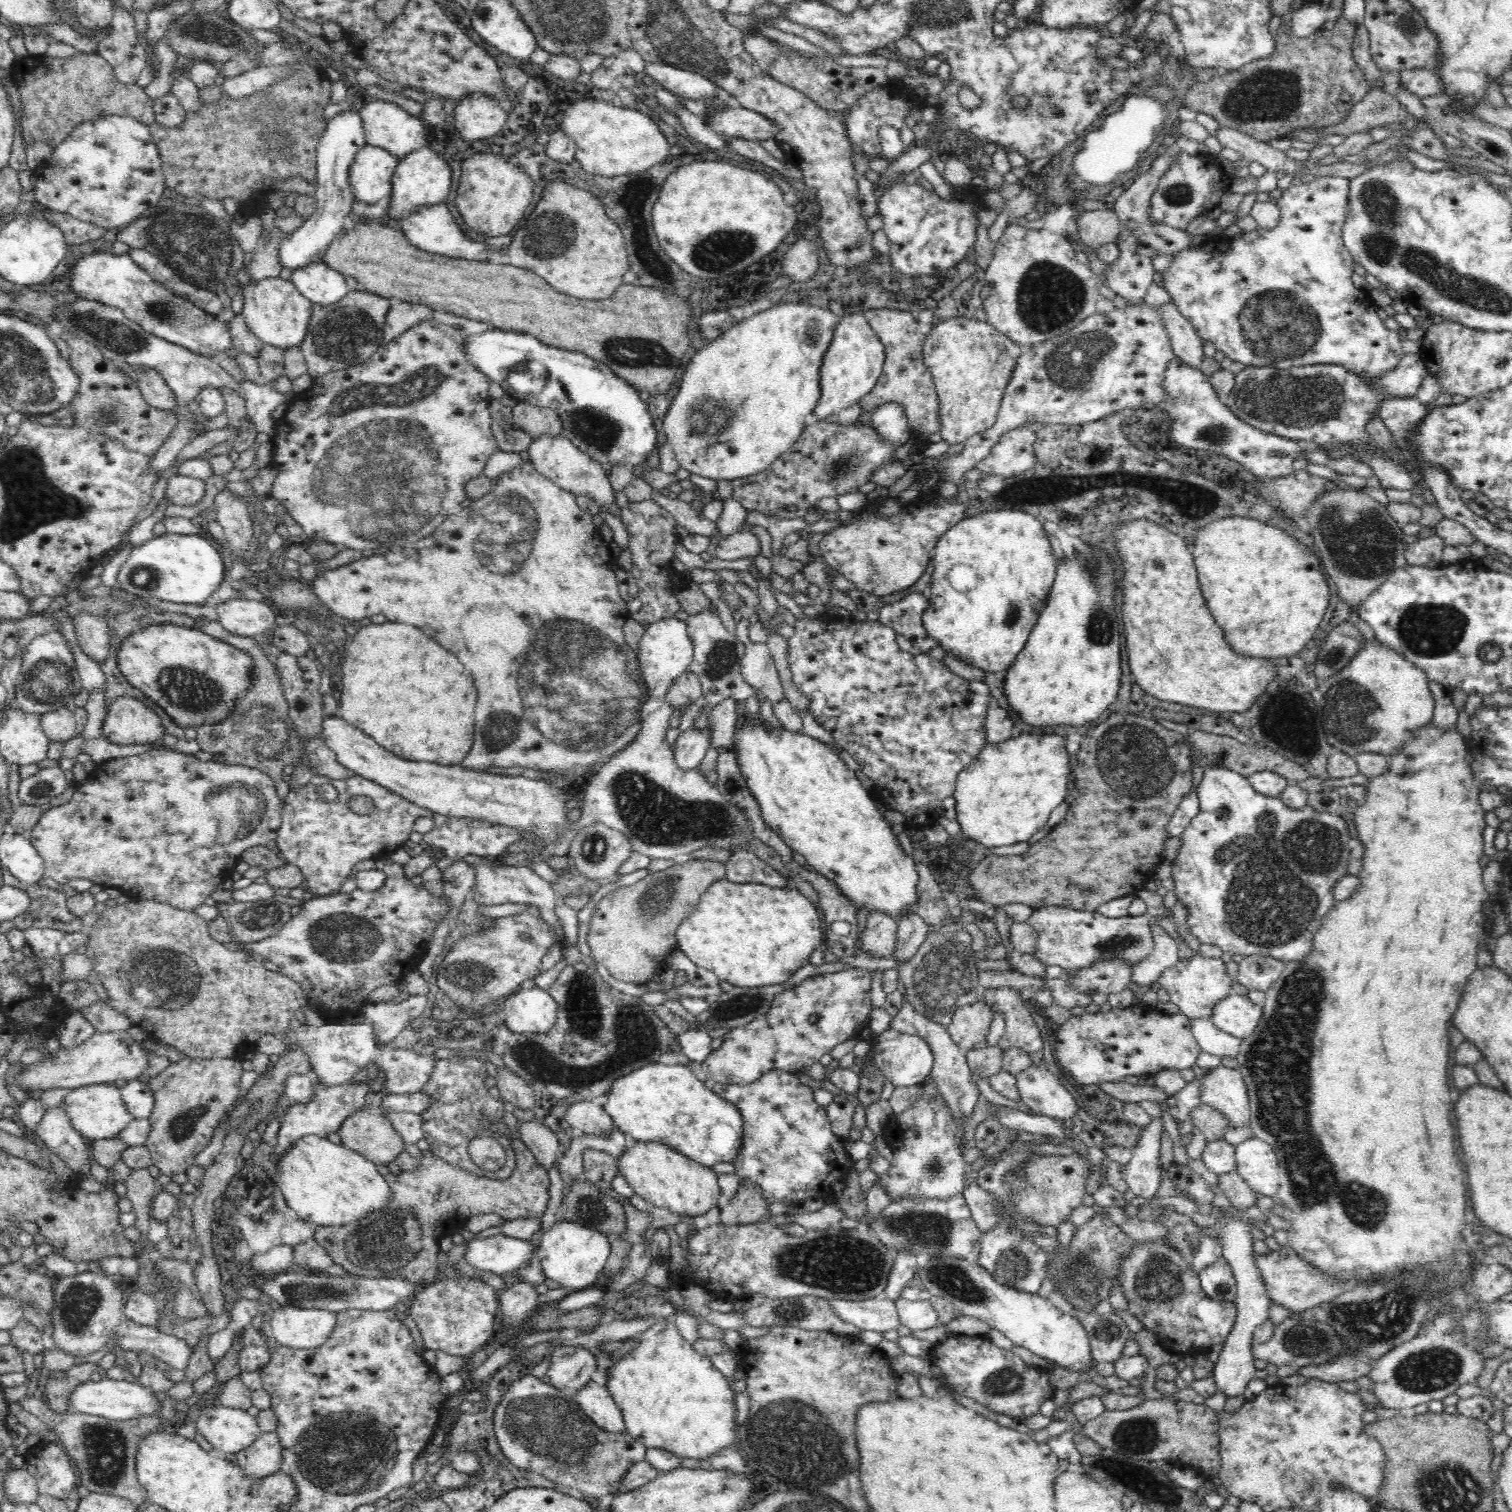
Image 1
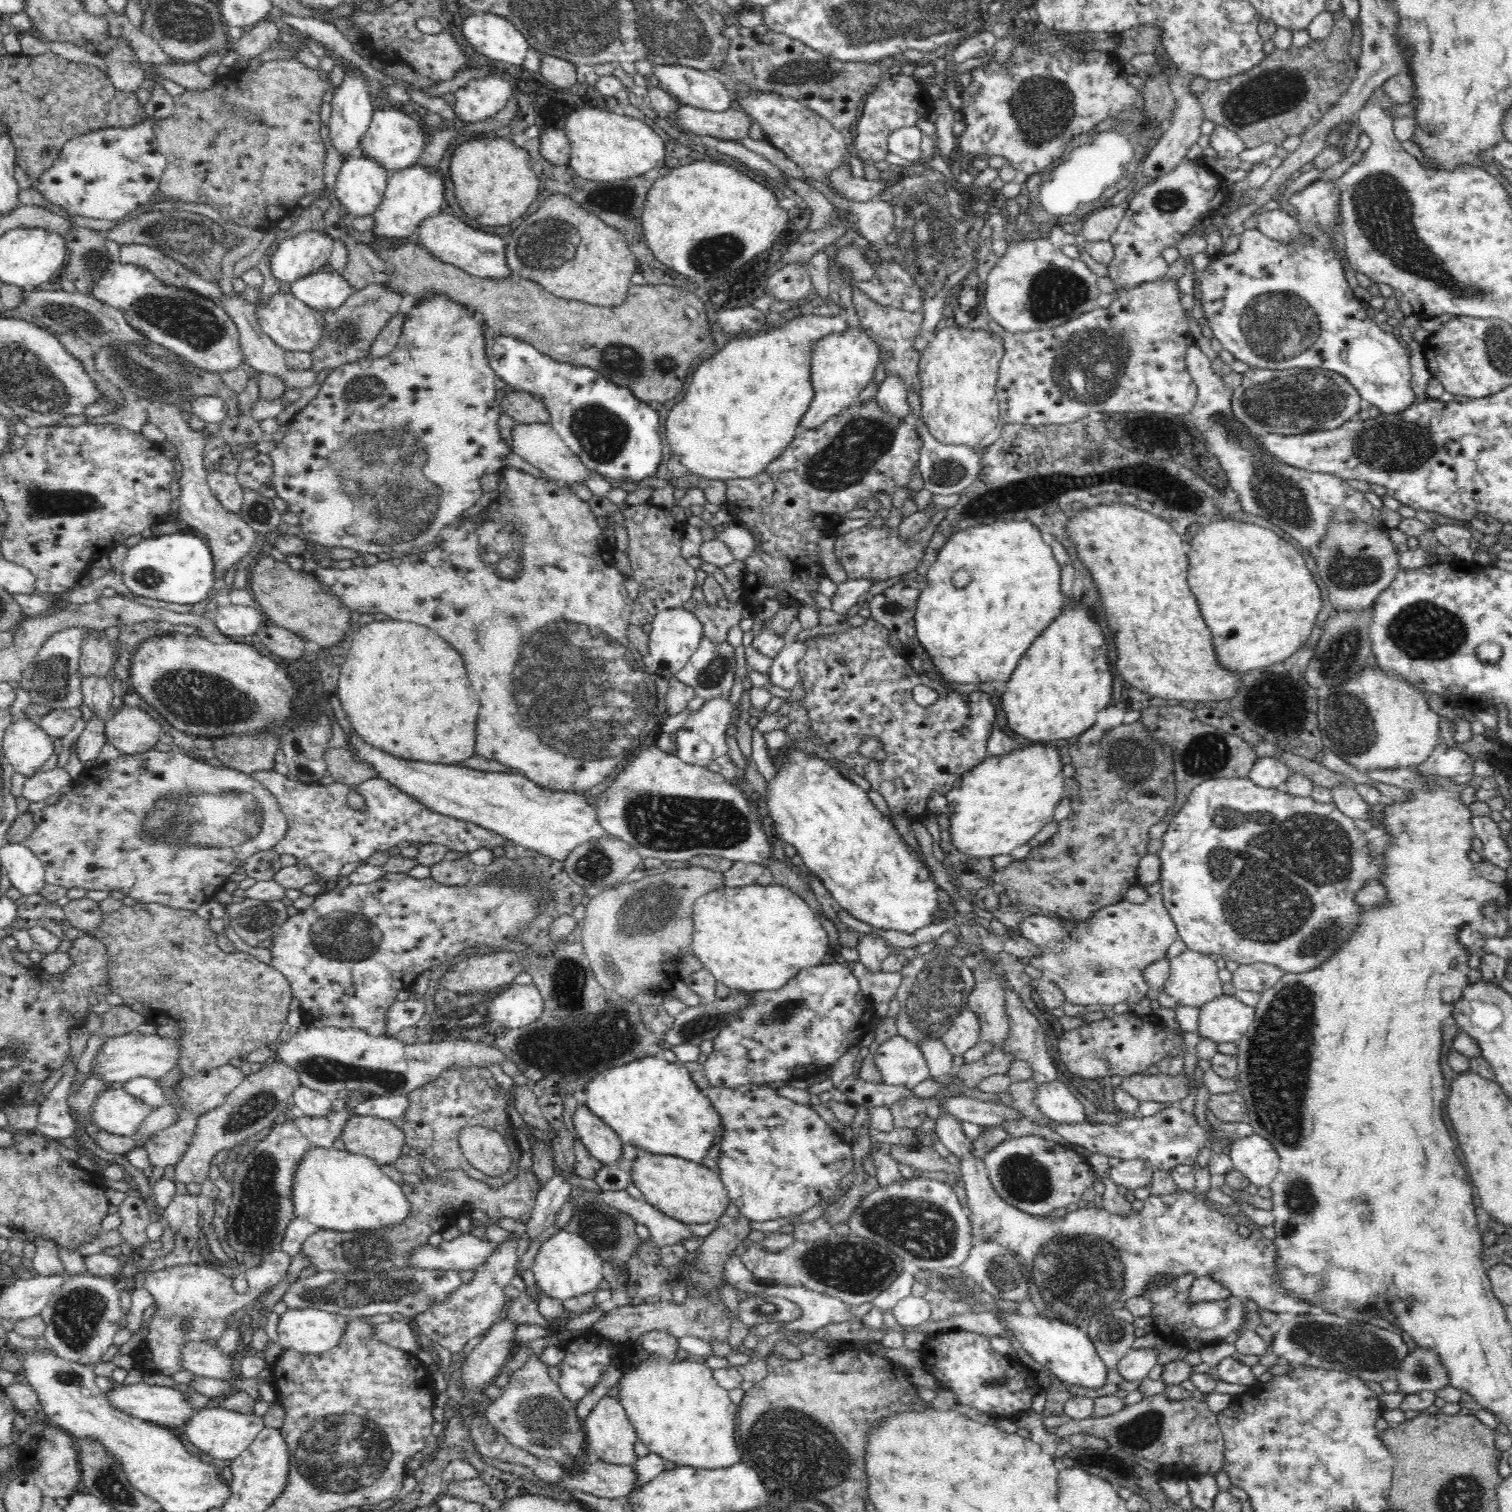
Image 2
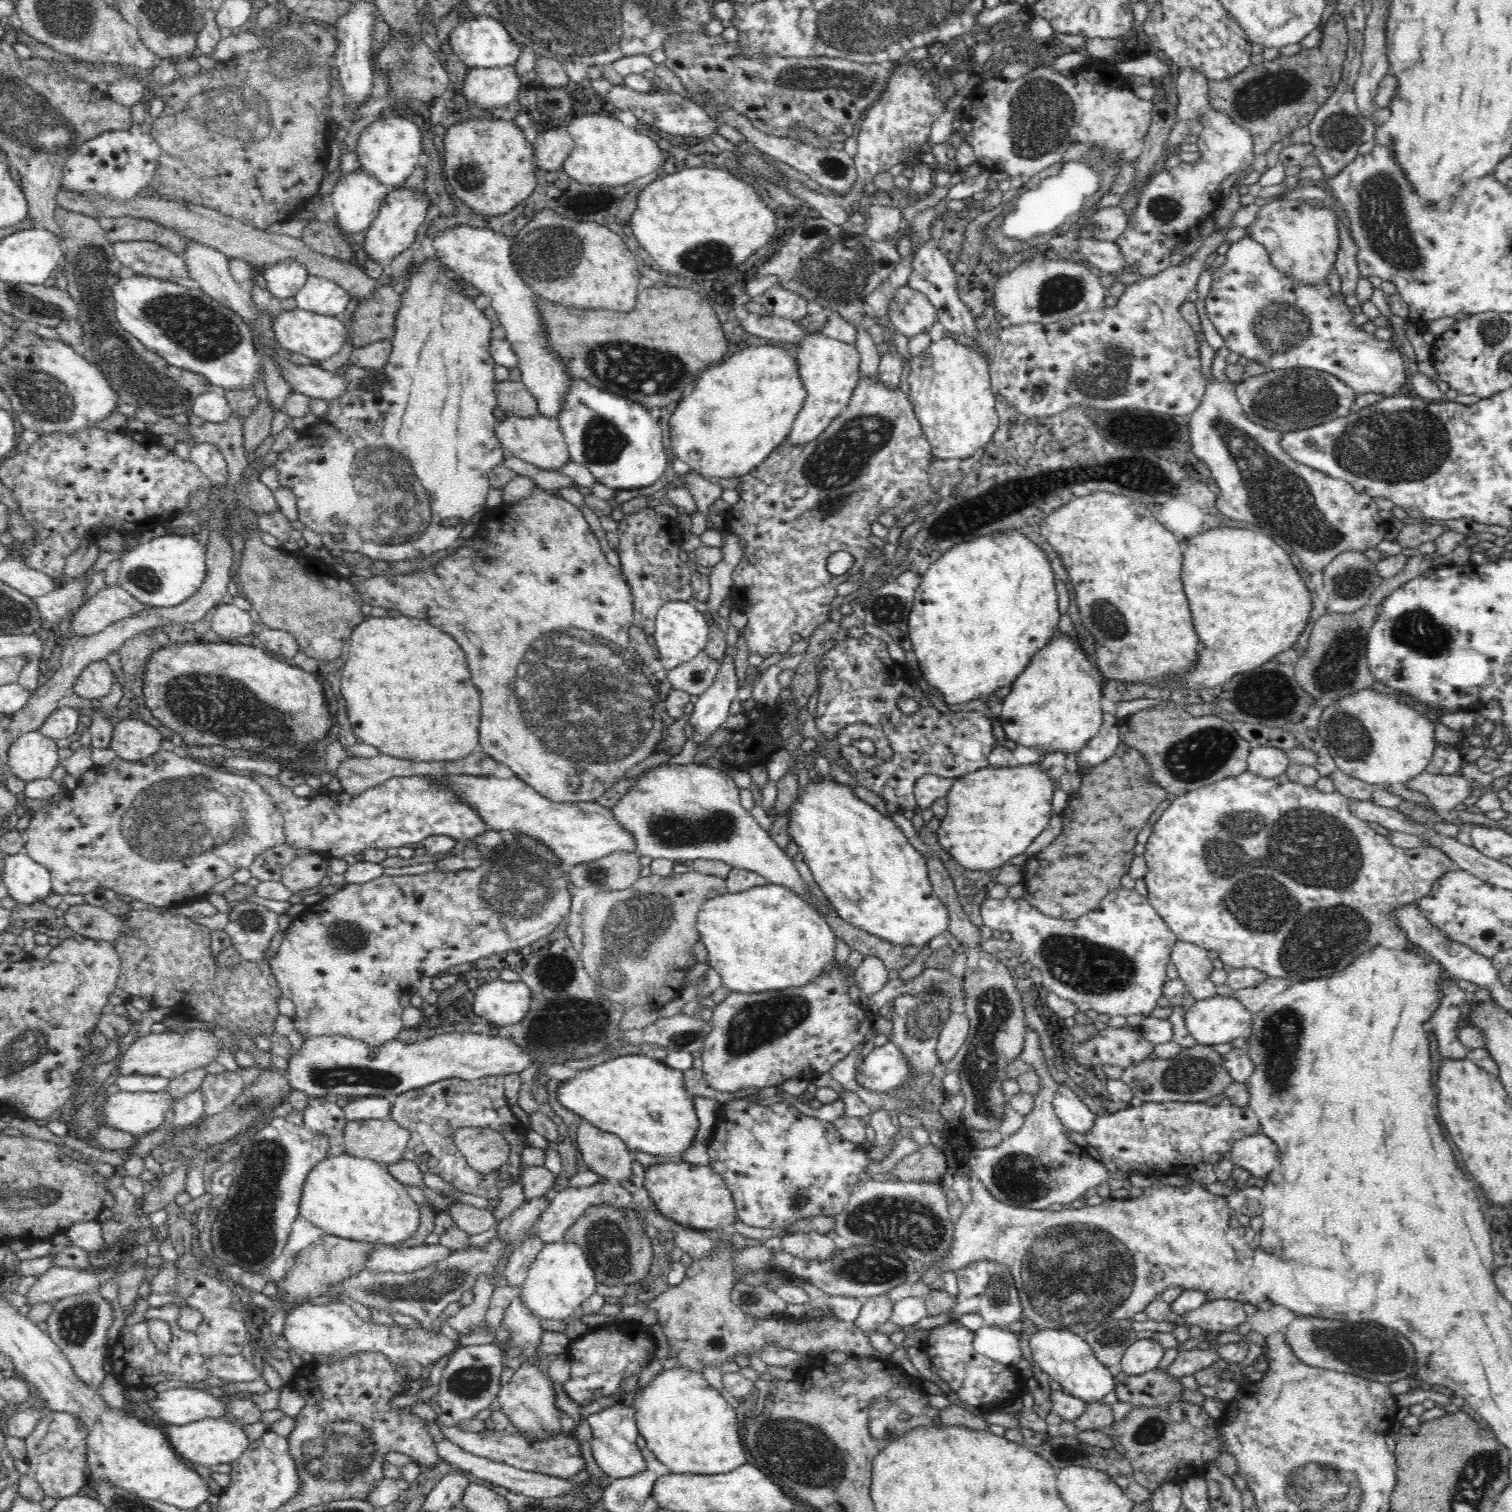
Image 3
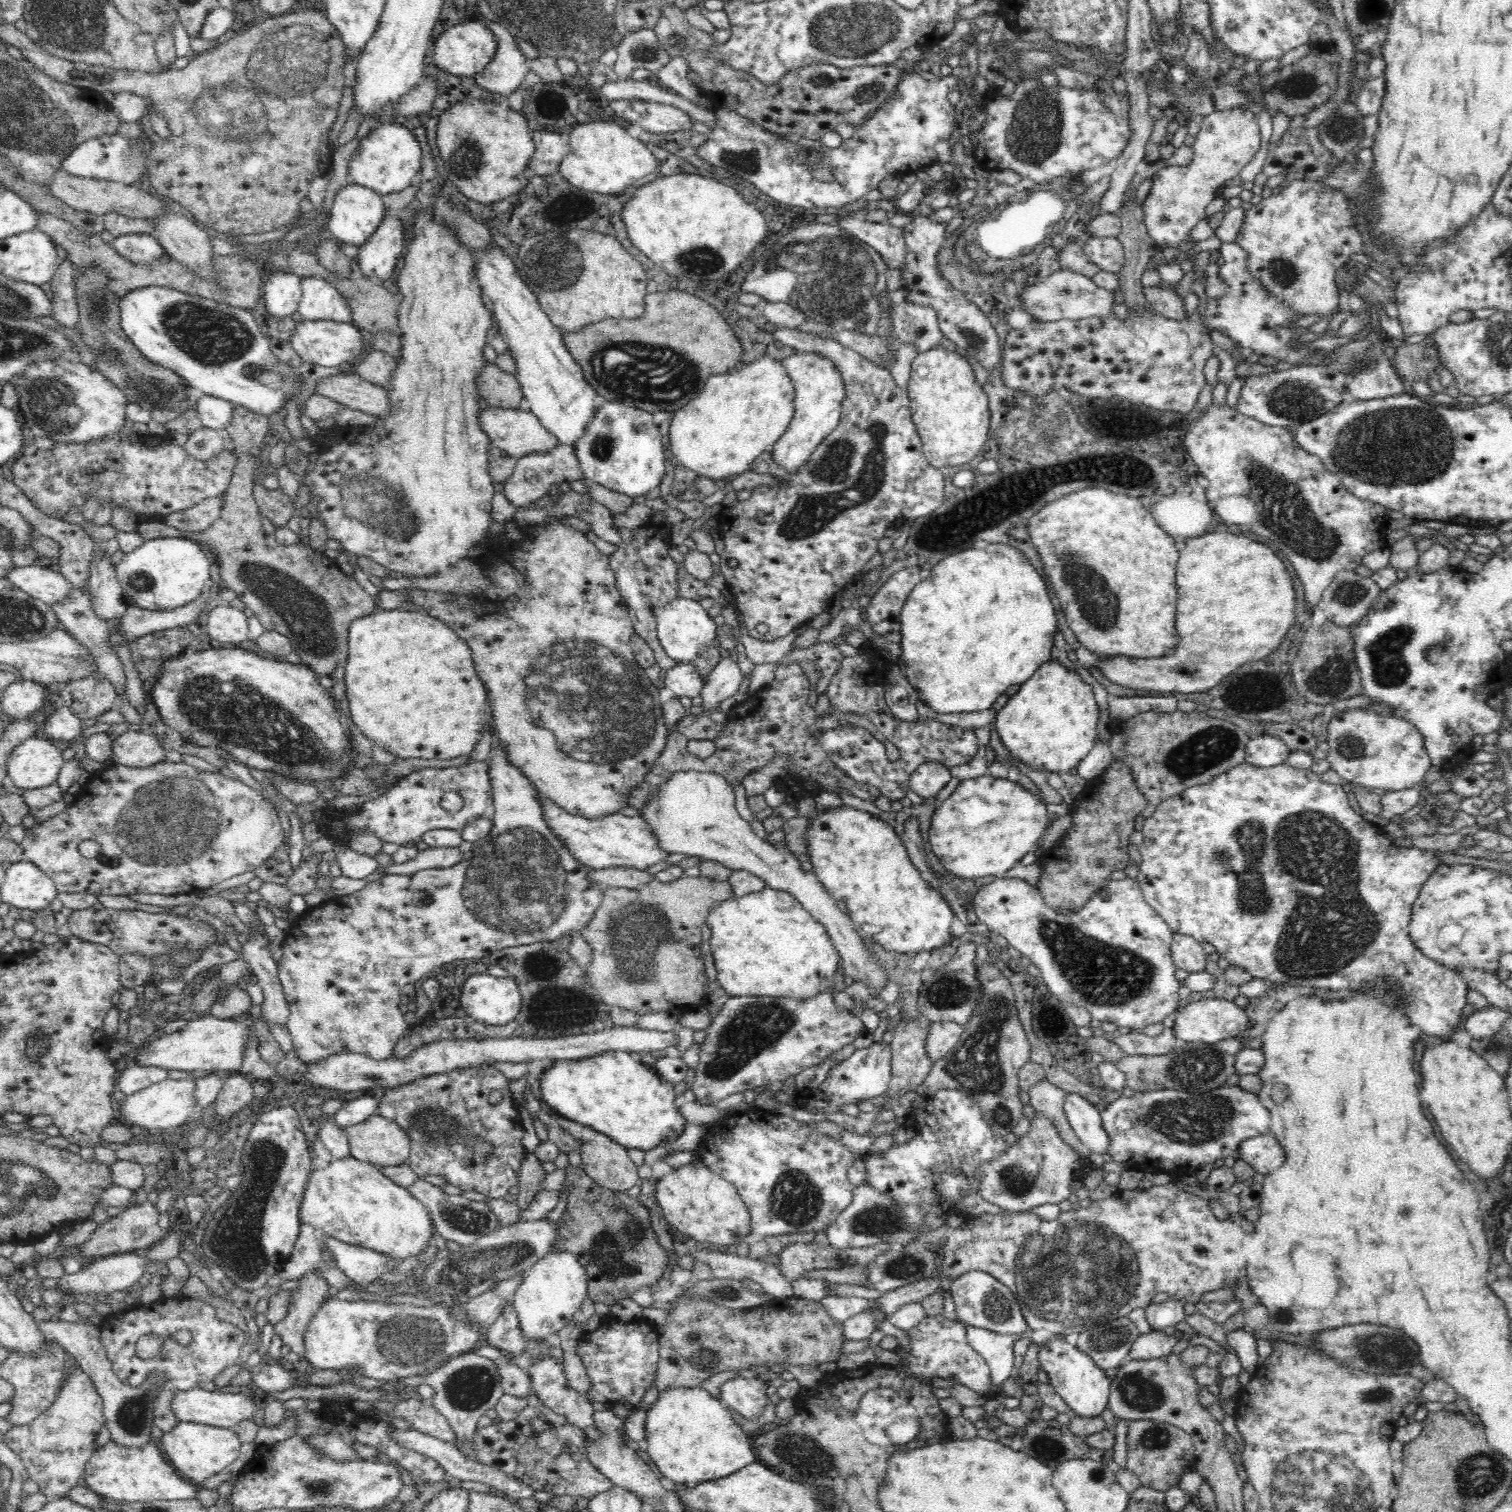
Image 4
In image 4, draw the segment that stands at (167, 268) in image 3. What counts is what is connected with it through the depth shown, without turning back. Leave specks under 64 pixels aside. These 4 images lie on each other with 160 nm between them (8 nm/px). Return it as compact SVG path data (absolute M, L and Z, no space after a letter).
M126 233L114 237L111 245L120 255L138 265L155 261L166 253L165 248L159 243L156 237L148 235L148 233Z

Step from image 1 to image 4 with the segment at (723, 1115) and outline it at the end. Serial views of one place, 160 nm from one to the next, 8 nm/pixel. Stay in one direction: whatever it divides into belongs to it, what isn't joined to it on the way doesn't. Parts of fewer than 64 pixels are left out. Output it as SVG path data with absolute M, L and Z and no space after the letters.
M620 1050L606 1051L585 1059L557 1060L540 1078L542 1098L560 1116L582 1126L592 1127L628 1149L637 1148L644 1152L666 1140L676 1140L687 1126L679 1108L674 1105L677 1098L674 1092L675 1085L662 1080L654 1067L644 1065L639 1056L632 1056L629 1052Z

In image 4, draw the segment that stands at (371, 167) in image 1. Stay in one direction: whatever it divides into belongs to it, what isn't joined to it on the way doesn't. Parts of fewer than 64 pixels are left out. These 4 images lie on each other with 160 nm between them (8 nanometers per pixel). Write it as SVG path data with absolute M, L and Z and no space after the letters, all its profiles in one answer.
M350 182L346 188L340 189L335 194L331 211L326 219L325 234L342 244L352 244L359 248L368 242L385 216L381 194L374 192L371 188Z

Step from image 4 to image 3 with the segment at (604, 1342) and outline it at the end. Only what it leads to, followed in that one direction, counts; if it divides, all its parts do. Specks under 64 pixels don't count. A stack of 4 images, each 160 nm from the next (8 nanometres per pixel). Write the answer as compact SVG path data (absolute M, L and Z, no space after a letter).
M615 1320L594 1328L571 1341L566 1355L571 1362L569 1379L562 1384L572 1402L592 1404L601 1396L614 1396L620 1392L624 1378L640 1376L655 1358L654 1339L649 1327L641 1322Z

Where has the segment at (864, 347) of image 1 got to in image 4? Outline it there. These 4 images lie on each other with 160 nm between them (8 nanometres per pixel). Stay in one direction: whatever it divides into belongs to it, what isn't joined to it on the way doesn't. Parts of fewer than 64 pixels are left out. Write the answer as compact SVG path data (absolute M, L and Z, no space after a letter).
M797 352L788 358L782 359L788 376L795 388L793 405L795 408L790 424L783 435L774 444L771 450L772 458L778 467L796 475L802 471L812 452L818 444L838 428L842 412L842 403L845 397L846 385L841 377L841 372L829 358L809 352Z

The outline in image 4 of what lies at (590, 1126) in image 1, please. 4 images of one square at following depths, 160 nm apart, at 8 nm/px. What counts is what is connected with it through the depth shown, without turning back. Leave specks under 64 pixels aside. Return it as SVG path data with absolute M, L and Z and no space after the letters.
M598 1132L591 1142L581 1147L581 1167L600 1186L614 1191L627 1191L641 1184L638 1166L628 1157L627 1148Z

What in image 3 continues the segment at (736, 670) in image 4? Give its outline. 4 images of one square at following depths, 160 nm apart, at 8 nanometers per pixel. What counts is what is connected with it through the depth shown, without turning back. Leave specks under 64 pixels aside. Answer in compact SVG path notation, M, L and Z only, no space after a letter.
M727 653L721 658L719 669L713 683L699 696L689 718L694 727L692 741L700 745L716 731L733 713L739 697L738 676L734 659Z

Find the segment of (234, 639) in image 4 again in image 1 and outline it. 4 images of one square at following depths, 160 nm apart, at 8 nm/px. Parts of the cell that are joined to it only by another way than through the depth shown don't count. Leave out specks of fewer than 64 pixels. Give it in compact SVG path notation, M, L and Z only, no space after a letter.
M231 599L215 606L218 622L228 633L254 637L266 634L275 624L273 607L265 600Z

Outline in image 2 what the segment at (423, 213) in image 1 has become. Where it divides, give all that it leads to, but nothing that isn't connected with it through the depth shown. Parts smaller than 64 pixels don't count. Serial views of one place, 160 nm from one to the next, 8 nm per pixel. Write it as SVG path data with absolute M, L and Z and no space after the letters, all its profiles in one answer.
M438 212L434 216L428 216L418 226L414 238L422 242L431 254L437 256L442 262L453 264L472 276L504 280L512 273L506 264L507 240L504 242L502 236L478 230L455 215Z

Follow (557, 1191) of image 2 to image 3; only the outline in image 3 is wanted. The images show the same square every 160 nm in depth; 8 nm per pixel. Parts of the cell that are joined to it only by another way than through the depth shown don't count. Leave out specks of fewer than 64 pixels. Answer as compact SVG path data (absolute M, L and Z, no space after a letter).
M533 1235L526 1238L518 1248L513 1250L513 1254L509 1256L509 1261L503 1270L504 1278L507 1280L505 1288L521 1286L528 1276L530 1265L544 1245L540 1241L540 1237Z

